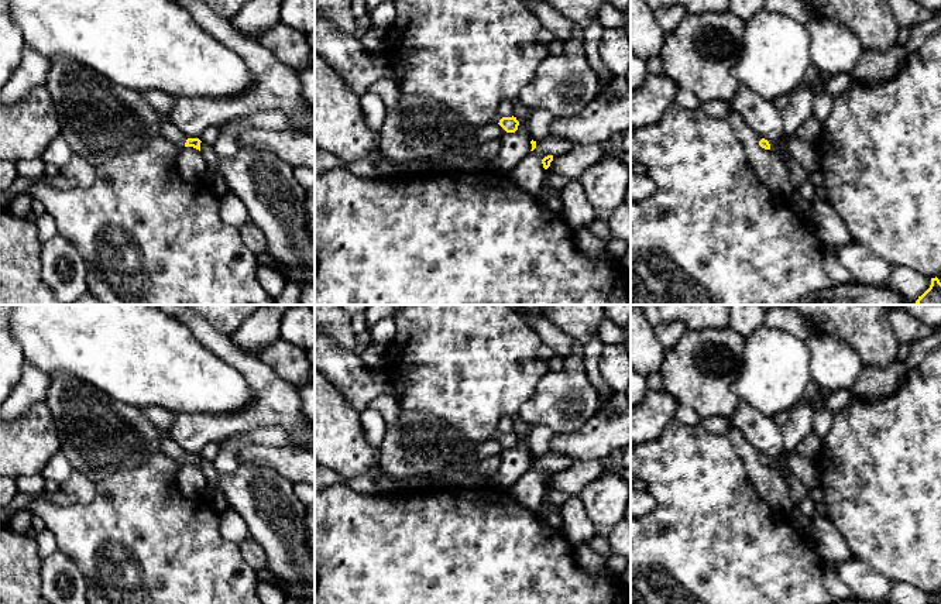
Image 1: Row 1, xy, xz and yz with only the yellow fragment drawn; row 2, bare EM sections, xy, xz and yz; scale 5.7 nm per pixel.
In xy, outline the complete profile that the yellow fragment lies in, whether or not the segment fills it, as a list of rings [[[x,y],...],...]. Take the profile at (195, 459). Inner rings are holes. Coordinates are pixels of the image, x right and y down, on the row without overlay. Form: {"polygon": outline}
{"polygon": [[[161,430],[159,439],[161,453],[175,459],[182,463],[193,463],[200,467],[200,456],[199,454],[188,454],[169,435],[168,432]]]}

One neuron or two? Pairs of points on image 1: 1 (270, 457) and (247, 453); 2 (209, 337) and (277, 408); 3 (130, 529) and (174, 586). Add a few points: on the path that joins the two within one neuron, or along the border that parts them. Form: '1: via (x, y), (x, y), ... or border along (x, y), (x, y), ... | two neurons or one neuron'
1: via (264, 456), (253, 453) | one neuron
2: via (229, 352), (268, 388) | one neuron
3: via (140, 544), (160, 572) | one neuron

